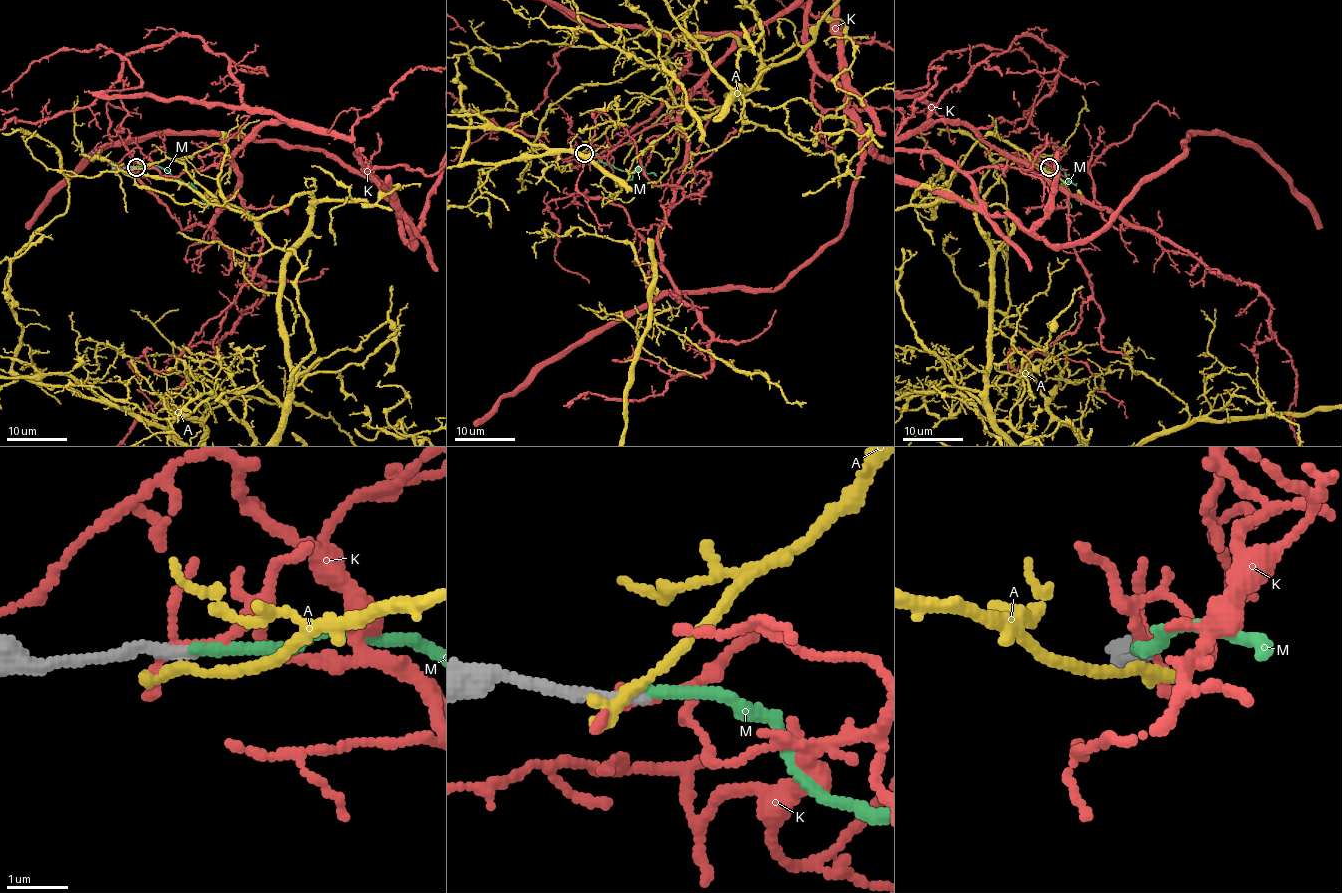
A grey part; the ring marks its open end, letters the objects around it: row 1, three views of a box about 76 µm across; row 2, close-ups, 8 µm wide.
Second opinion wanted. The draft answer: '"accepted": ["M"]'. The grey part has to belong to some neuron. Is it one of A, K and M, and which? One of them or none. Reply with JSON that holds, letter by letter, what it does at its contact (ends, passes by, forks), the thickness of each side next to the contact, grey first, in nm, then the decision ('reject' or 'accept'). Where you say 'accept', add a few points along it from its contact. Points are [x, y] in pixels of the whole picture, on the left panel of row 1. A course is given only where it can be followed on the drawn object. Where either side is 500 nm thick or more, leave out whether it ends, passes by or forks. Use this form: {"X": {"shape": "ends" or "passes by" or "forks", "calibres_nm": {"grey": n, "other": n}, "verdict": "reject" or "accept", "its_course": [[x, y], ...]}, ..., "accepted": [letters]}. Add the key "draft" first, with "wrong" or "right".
{"draft": "wrong", "A": {"shape": "ends", "calibres_nm": {"grey": 200, "other": 240}, "verdict": "reject"}, "K": {"shape": "passes by", "calibres_nm": {"grey": 200, "other": 150}, "verdict": "reject"}, "M": {"shape": "ends", "calibres_nm": {"grey": 180, "other": 200}, "verdict": "reject"}, "accepted": []}

